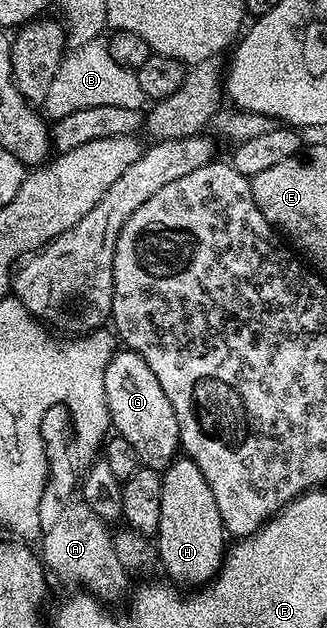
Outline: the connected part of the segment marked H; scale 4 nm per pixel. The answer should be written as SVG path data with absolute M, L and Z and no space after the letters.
M178 455L160 474L159 527L155 534L157 559L170 582L201 587L213 580L227 552L225 524L203 471L187 456Z

